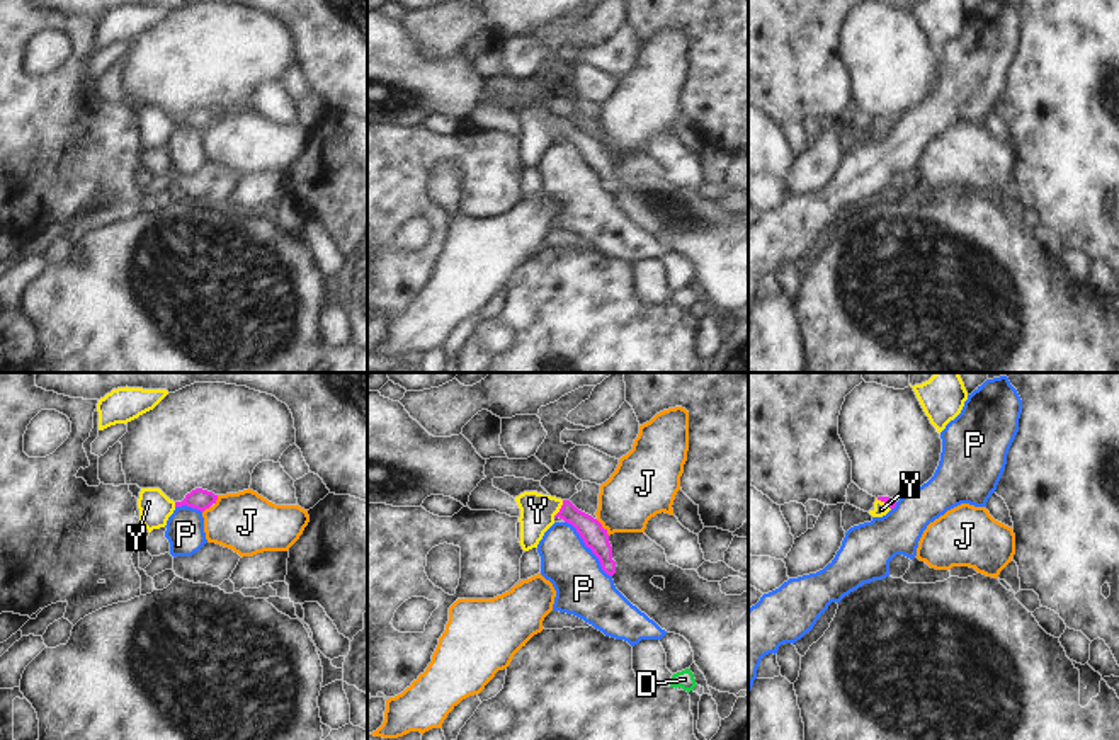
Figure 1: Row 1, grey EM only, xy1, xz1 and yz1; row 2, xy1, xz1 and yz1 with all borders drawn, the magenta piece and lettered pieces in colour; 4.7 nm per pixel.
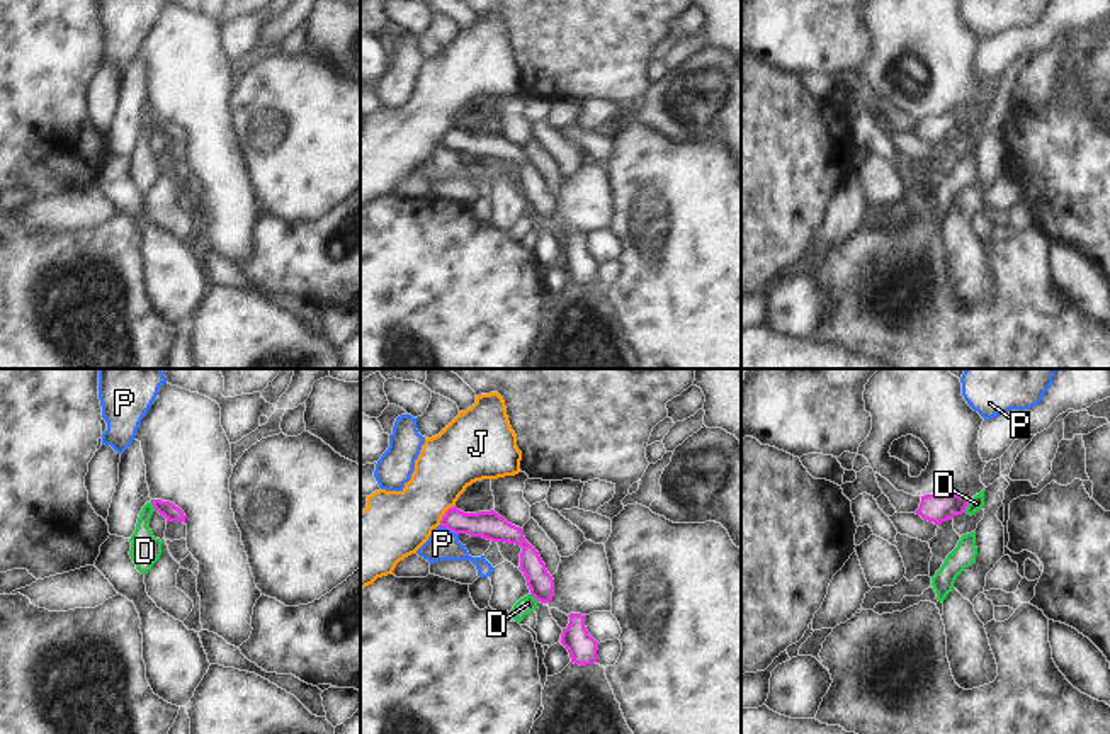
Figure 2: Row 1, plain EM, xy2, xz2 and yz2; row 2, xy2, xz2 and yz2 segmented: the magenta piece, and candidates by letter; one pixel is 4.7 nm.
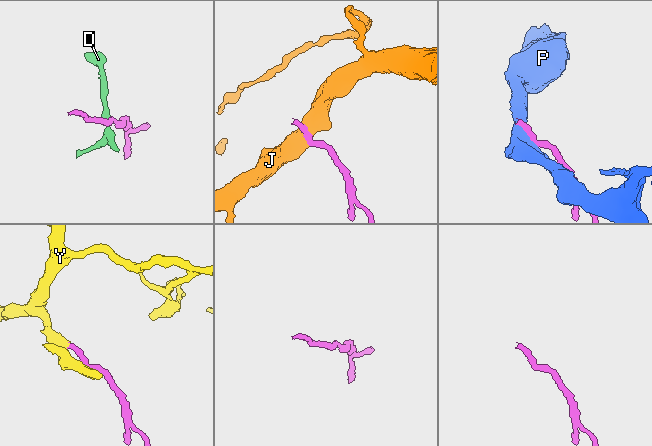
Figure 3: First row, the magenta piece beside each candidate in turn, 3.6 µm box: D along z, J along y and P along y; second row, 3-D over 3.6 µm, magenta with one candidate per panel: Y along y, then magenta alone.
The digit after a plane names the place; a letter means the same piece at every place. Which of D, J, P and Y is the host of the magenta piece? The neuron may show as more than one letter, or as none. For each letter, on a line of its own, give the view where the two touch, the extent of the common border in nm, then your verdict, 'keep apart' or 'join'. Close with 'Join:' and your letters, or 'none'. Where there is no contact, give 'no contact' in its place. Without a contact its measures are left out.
D: meets magenta in yz2; contact 70 nm long; keep apart
J: meets magenta in xz2; contact 120 nm long; keep apart
P: meets magenta in xz1; contact 340 nm long; keep apart
Y: meets magenta in xz1; contact 100 nm long; join
Join: Y

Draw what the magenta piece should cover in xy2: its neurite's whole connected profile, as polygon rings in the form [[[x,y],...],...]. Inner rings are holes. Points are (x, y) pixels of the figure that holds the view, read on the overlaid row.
[[[151,500],[151,505],[155,511],[158,511],[160,515],[167,518],[167,522],[184,522],[185,523],[184,511],[178,506],[175,506],[173,503],[161,501],[161,500]]]

